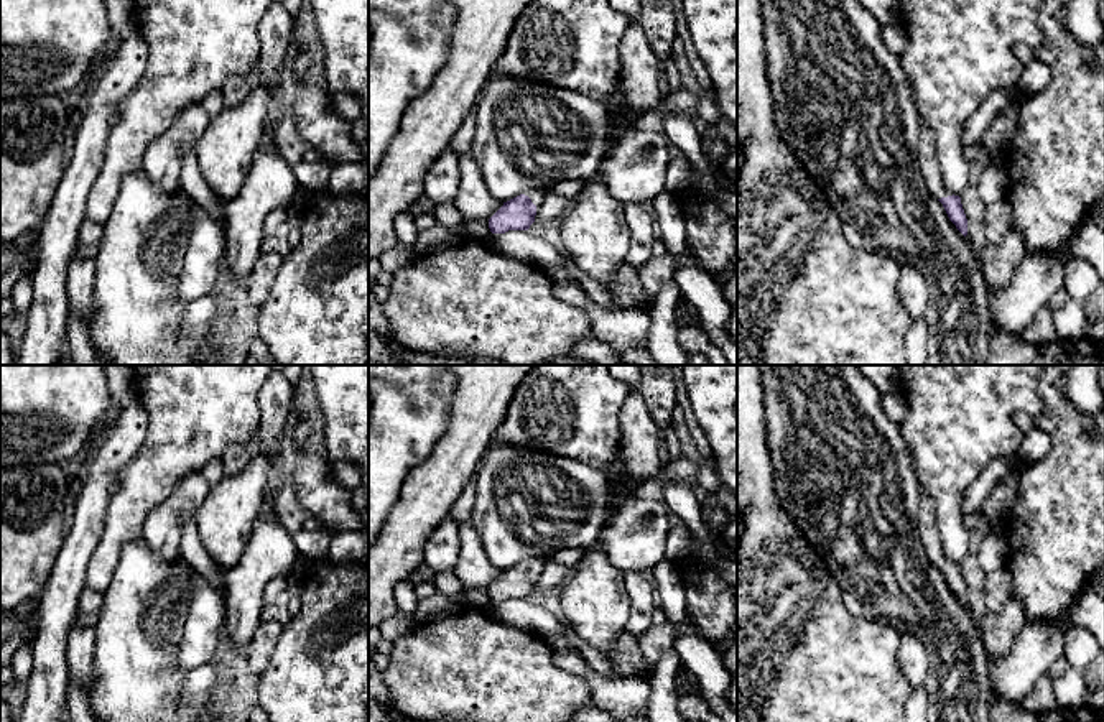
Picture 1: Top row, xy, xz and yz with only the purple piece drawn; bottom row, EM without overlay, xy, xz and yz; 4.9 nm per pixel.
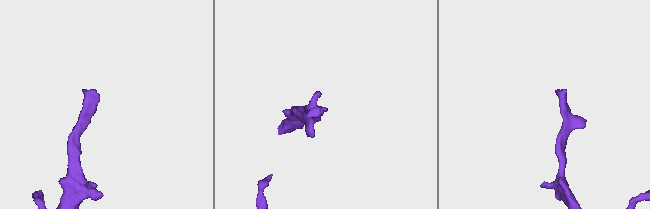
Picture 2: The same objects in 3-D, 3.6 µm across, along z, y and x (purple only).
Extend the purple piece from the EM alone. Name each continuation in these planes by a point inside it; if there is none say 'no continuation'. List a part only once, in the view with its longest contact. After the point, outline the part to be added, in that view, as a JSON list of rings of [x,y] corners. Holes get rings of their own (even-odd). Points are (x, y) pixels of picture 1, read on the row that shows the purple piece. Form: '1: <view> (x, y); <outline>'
1: xz (537, 196); [[[530,189],[530,191],[525,191],[523,194],[531,199],[531,202],[536,206],[536,211],[538,211],[538,207],[541,206],[546,192],[548,191],[545,191],[545,189]]]

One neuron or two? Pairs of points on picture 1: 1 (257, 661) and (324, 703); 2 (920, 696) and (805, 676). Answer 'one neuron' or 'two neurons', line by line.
1: two neurons
2: two neurons

